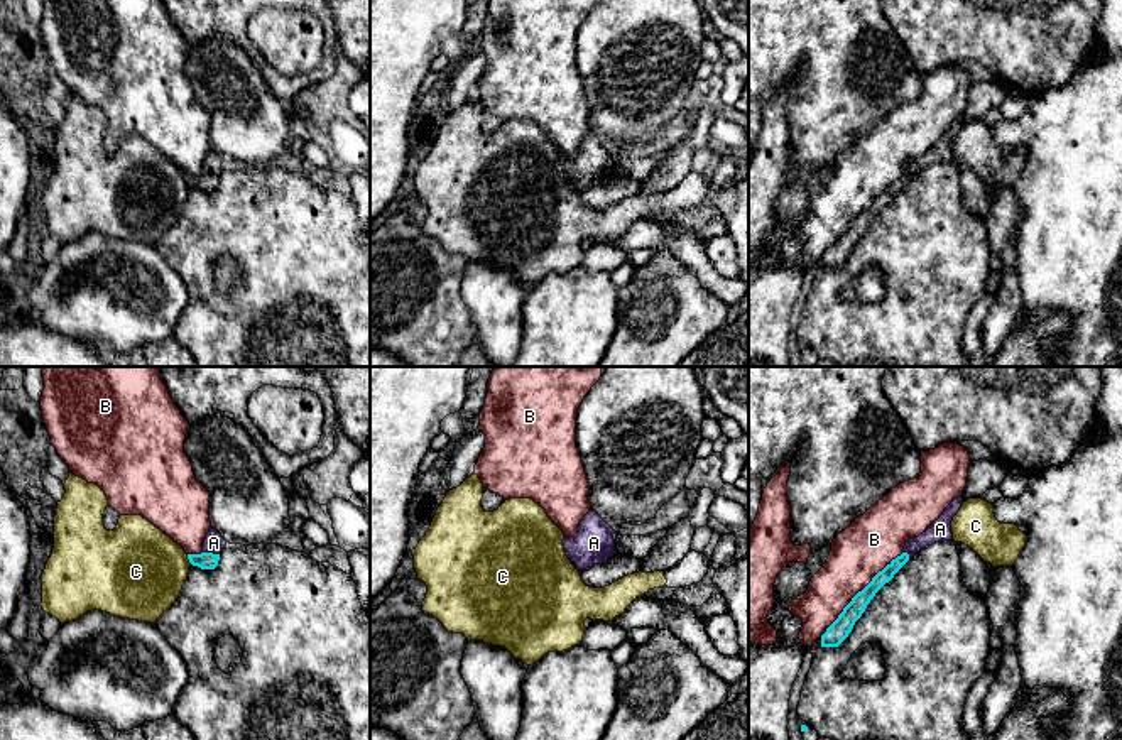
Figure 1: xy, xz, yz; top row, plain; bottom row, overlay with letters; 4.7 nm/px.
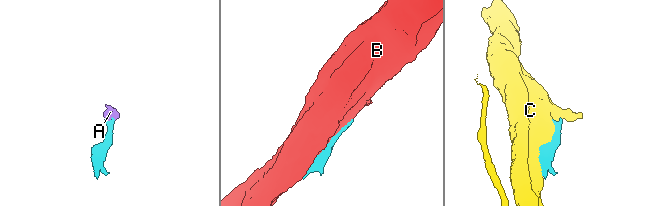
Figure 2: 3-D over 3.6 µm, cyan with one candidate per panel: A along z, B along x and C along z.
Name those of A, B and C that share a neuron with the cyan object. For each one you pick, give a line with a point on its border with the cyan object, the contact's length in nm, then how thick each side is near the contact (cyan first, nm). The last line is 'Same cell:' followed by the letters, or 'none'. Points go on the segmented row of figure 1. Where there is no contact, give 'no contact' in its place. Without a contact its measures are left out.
A: xy (212, 553) | 80 nm | 80/100 nm
Same cell: A

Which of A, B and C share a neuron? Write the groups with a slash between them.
A / B / C

